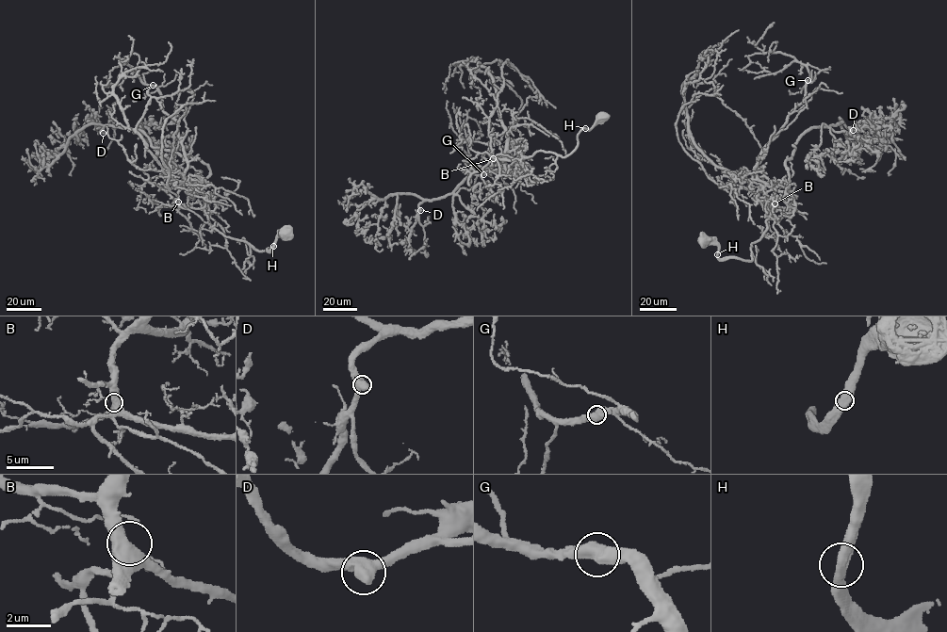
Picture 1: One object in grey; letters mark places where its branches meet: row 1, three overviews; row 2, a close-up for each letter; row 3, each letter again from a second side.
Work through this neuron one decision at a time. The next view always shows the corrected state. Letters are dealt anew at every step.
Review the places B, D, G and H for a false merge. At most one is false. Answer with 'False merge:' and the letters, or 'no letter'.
False merge: no letter

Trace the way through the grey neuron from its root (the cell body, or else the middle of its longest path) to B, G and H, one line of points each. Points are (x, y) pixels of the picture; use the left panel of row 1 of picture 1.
B: (285, 233), (287, 234), (280, 235), (269, 251), (258, 251), (224, 236), (208, 222), (203, 210), (178, 202)
G: (285, 233), (269, 251), (258, 251), (224, 236), (203, 210), (179, 202), (184, 147), (153, 85)
H: (285, 233), (287, 234), (281, 234), (273, 246)

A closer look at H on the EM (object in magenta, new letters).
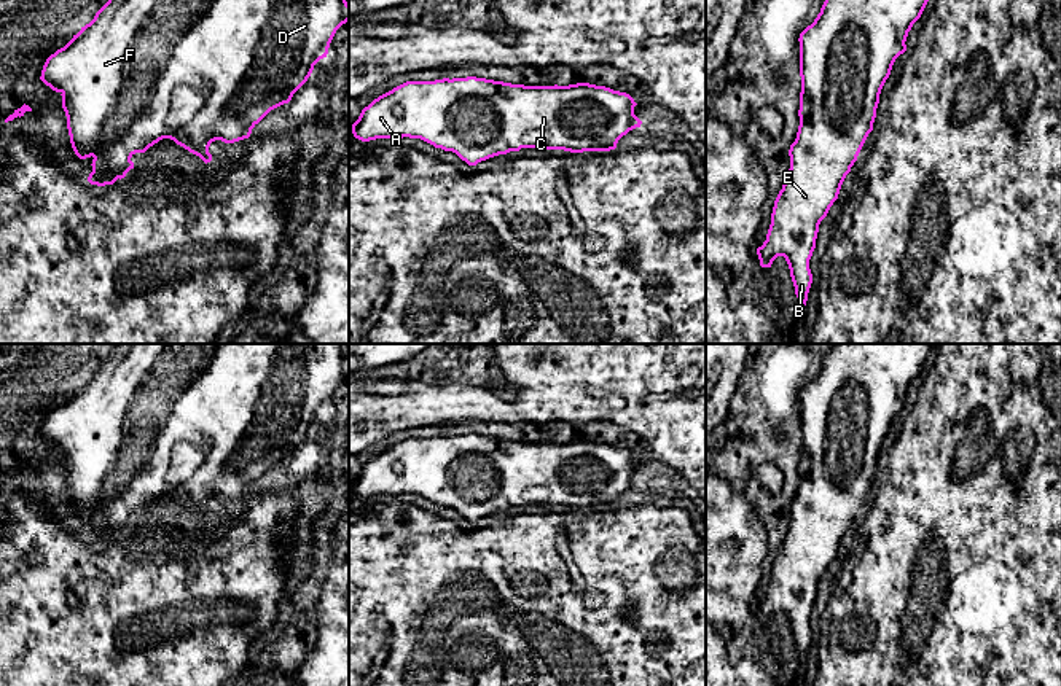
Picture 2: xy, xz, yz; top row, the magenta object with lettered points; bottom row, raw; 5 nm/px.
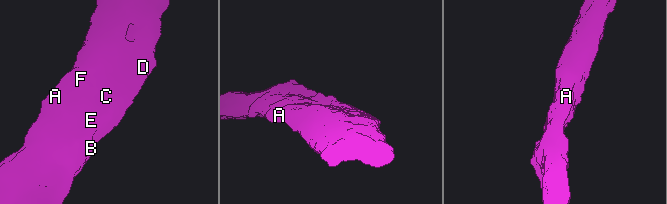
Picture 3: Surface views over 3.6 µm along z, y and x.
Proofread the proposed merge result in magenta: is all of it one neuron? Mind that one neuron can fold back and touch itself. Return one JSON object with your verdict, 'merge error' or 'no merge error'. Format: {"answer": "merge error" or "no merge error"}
{"answer": "no merge error"}

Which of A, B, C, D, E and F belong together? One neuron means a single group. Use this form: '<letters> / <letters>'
A B C D E F

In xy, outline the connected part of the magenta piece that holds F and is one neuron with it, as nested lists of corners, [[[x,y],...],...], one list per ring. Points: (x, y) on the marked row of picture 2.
[[[108,0],[94,16],[94,19],[81,27],[81,30],[73,35],[73,38],[61,49],[57,49],[54,54],[51,54],[41,70],[40,80],[49,86],[53,91],[59,92],[62,95],[62,108],[67,116],[67,129],[70,135],[70,143],[75,151],[75,154],[80,159],[94,158],[92,159],[92,172],[88,177],[88,181],[91,185],[105,186],[113,185],[118,178],[124,178],[126,173],[134,169],[134,162],[131,158],[135,153],[145,153],[150,146],[158,143],[162,138],[170,138],[177,145],[183,146],[190,153],[199,156],[206,164],[212,161],[212,154],[209,153],[209,146],[215,140],[221,140],[225,143],[234,143],[244,138],[249,138],[252,134],[252,129],[274,108],[288,103],[293,97],[293,94],[307,81],[311,76],[314,65],[327,57],[330,43],[336,33],[336,30],[349,21],[349,3],[346,0]]]

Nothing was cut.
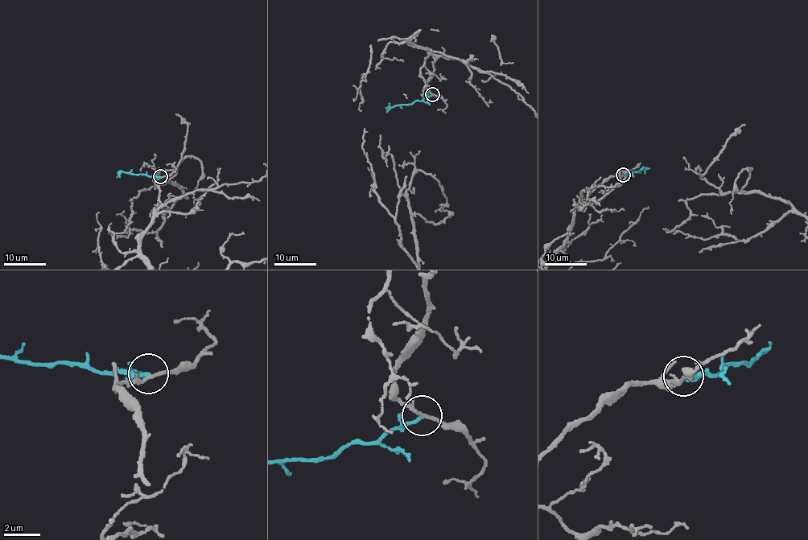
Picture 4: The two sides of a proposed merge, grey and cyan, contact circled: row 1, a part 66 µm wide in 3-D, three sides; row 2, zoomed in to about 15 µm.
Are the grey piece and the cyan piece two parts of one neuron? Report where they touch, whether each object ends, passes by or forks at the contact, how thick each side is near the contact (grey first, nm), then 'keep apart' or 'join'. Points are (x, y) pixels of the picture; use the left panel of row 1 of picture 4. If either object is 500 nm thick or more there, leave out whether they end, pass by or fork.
at (160, 176); grey passes by; cyan ends there; 190 nm thick on the grey side, 180 nm on the other; keep apart

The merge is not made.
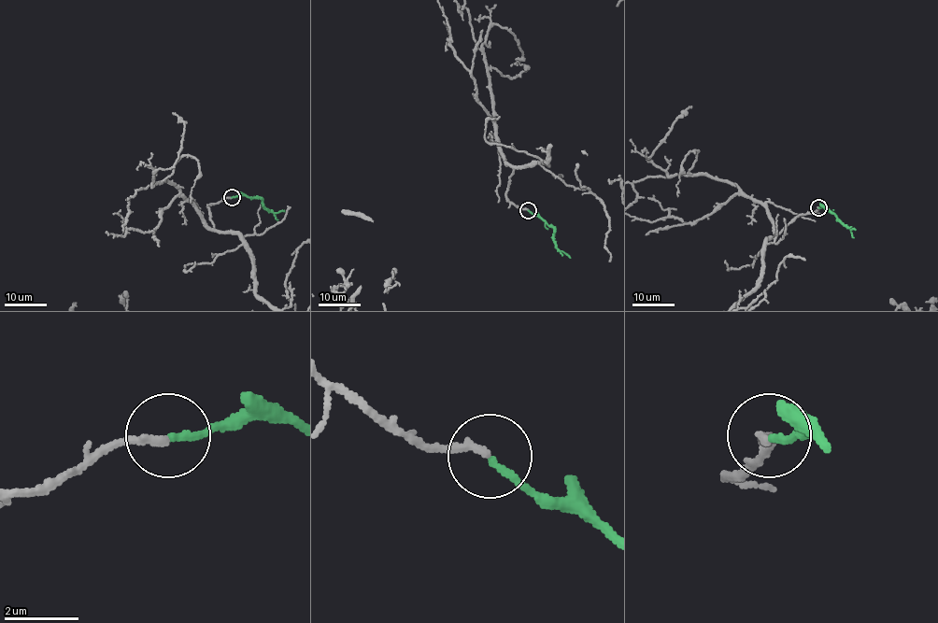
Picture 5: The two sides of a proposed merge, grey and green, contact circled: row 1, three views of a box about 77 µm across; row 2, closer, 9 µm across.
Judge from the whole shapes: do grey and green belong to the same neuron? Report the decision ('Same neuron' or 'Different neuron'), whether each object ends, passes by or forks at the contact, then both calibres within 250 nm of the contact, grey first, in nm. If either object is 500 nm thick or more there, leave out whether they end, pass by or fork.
Same neuron. At the ring grey ends. At the ring green ends. Thickness 220 nm (grey) against 190 nm

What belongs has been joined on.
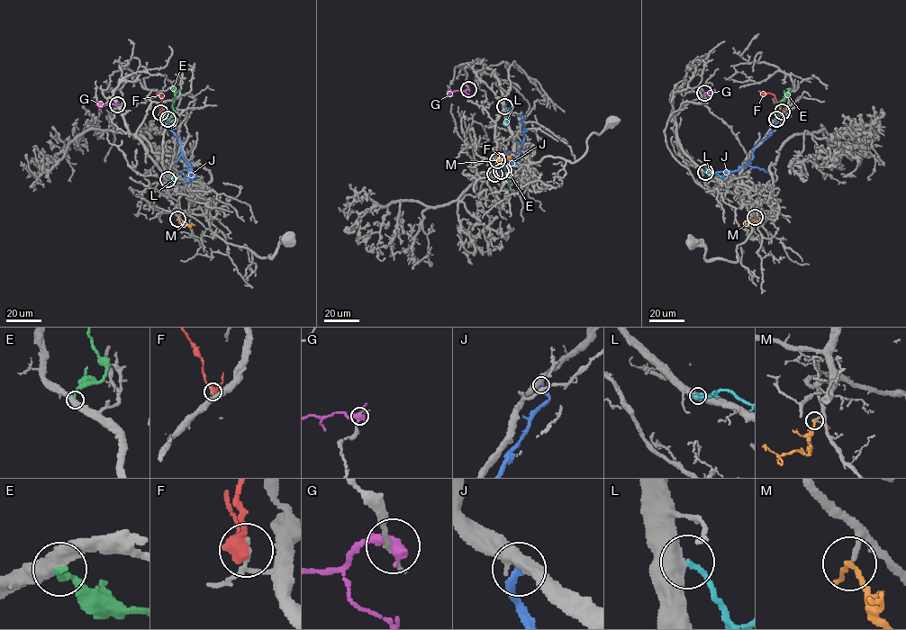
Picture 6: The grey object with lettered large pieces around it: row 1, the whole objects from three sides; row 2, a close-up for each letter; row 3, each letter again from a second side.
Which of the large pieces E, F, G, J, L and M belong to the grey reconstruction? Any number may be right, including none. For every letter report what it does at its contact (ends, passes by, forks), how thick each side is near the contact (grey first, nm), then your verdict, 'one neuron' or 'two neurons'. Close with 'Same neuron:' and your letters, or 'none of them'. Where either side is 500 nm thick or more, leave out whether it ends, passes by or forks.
E: it ends; calibres 480 and 240 nm; two neurons
F: it passes by; calibres 120 and 420 nm; two neurons
G: calibres 180 and 500 nm; two neurons
J: it ends; calibres 480 and 320 nm; two neurons
L: calibres 500 and 190 nm; two neurons
M: it passes by; calibres 160 and 150 nm; one neuron
Same neuron: M

